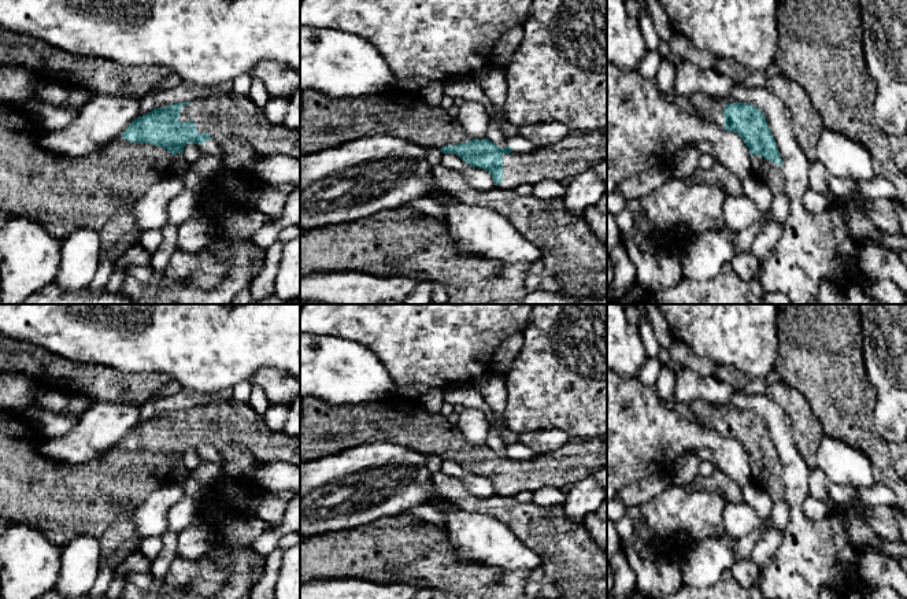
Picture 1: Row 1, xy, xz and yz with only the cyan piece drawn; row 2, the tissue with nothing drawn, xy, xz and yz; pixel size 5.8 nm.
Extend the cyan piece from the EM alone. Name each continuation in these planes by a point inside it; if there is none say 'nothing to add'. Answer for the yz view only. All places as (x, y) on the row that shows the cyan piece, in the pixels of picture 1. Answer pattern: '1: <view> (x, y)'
1: yz (711, 108)

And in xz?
1: xz (573, 154)

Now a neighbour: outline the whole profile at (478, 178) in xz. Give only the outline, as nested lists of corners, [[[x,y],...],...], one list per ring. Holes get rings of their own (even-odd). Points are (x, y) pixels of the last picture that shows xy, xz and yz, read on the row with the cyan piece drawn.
[[[443,154],[441,164],[462,171],[474,189],[492,191],[496,188],[492,175],[486,170],[467,164],[455,154]]]

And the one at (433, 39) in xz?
[[[301,0],[300,25],[353,33],[367,40],[385,59],[393,75],[445,81],[473,77],[495,63],[493,48],[512,27],[523,26],[536,0]]]

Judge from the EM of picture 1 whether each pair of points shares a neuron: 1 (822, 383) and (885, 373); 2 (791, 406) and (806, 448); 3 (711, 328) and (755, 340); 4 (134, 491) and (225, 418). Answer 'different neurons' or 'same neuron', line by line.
1: different neurons
2: same neuron
3: same neuron
4: same neuron

